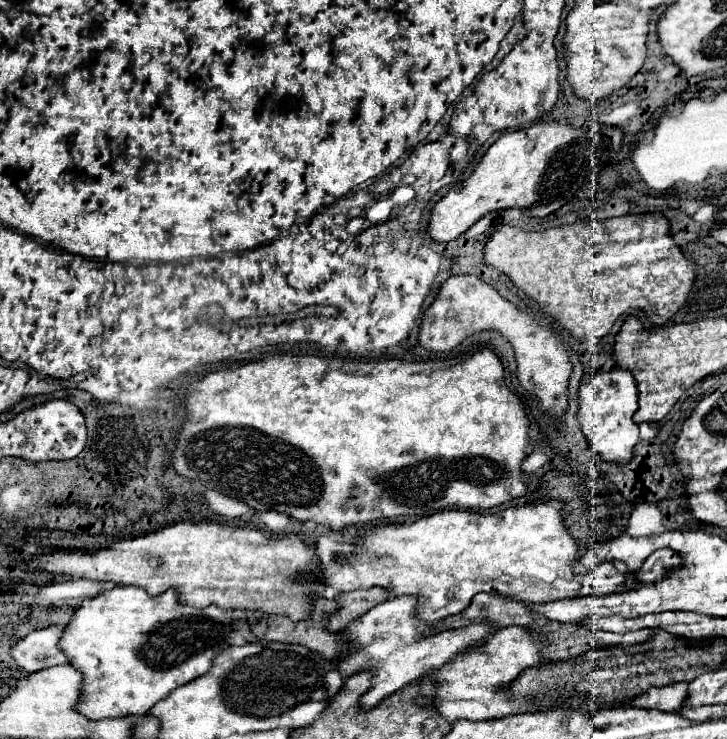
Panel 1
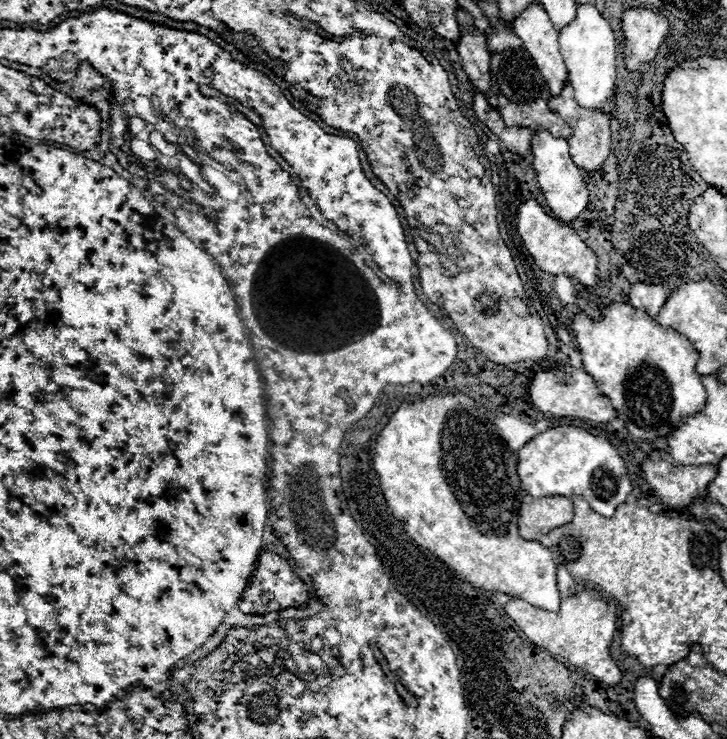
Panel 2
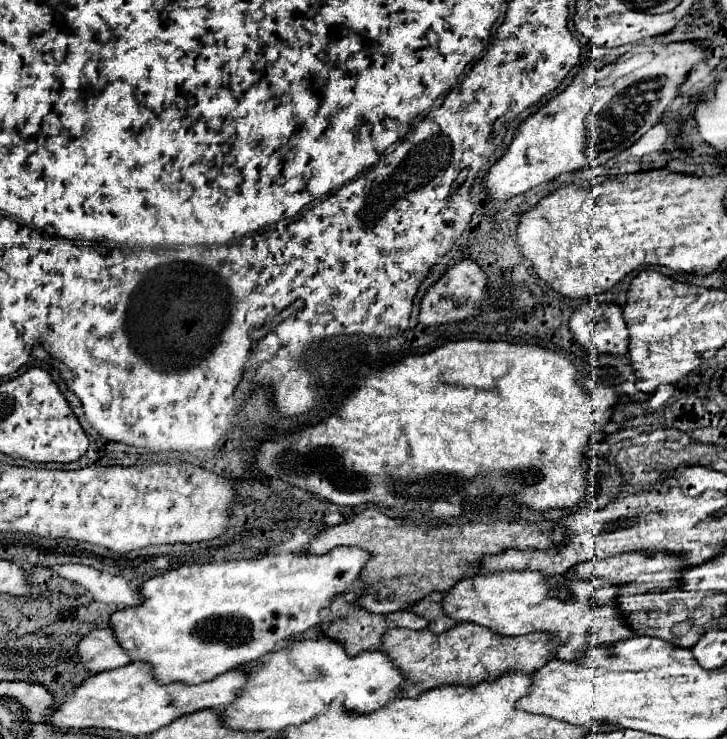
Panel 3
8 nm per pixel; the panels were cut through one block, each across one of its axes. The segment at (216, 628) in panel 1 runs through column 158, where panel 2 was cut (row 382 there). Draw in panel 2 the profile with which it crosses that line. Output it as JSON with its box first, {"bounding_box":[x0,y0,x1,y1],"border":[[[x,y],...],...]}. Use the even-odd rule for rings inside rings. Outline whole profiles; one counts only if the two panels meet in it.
{"bounding_box":[572,302,706,440],"border":[[[628,302],[610,306],[598,304],[600,318],[590,318],[586,312],[578,312],[572,322],[572,330],[576,334],[576,342],[582,354],[584,370],[594,378],[598,390],[610,398],[618,416],[626,422],[630,434],[638,440],[656,440],[666,438],[672,428],[684,422],[688,416],[694,416],[704,408],[706,390],[700,384],[700,376],[696,376],[694,364],[698,362],[698,352],[692,348],[688,338],[674,332],[672,328],[664,328],[646,312],[632,308]]]}

